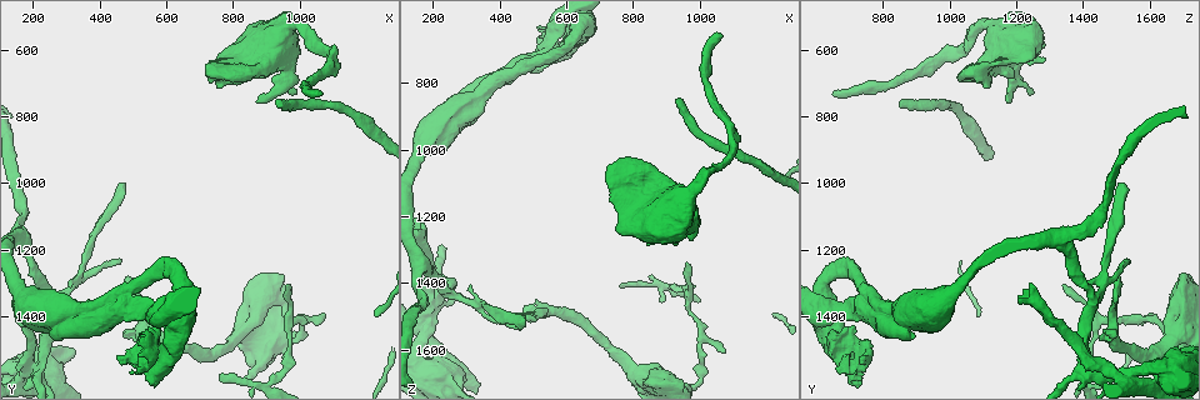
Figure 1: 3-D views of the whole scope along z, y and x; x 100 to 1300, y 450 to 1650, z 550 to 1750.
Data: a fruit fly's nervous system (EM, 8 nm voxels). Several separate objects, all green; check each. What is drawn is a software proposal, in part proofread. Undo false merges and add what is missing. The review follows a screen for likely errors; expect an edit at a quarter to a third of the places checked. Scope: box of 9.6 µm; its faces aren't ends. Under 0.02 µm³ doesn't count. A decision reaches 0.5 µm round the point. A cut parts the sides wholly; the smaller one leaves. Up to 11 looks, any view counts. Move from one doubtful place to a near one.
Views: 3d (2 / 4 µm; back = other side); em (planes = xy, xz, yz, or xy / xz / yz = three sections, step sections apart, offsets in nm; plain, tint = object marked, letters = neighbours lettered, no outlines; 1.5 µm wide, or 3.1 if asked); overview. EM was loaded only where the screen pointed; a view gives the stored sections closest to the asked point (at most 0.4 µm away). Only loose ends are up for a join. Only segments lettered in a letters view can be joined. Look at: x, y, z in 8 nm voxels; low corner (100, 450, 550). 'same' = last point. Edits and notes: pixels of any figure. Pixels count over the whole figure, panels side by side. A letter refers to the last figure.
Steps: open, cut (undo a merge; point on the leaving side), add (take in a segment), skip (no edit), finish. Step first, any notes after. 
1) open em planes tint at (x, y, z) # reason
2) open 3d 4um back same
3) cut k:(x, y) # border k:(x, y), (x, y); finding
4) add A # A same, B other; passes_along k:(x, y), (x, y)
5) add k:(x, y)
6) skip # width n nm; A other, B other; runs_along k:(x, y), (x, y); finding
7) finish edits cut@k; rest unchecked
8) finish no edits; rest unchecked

open 3d 4um back at (940, 760, 850) # long arm stops here

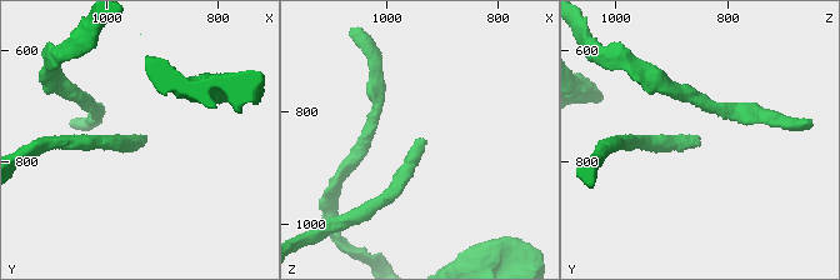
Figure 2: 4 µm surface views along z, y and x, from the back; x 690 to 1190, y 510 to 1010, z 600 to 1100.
open em planes plain at (930, 770, 850) # shape alone is not enough

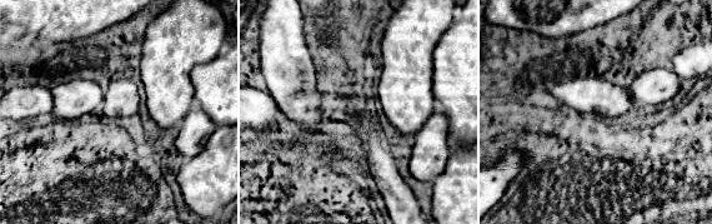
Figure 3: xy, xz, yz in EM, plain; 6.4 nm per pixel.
open em planes letters same

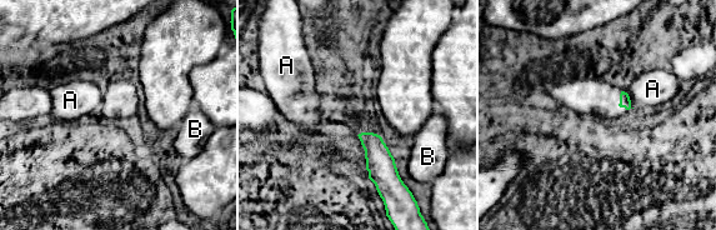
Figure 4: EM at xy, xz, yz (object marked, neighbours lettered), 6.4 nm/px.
skip # longest_contact A 90 nm; A other, B other; border 4:(626, 93), (631, 104); no lettered segment goes on from it

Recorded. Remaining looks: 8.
open 3d 4um back at (1000, 530, 1090) # sudden change in width

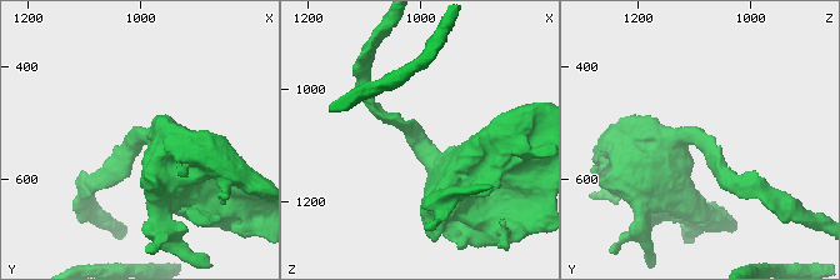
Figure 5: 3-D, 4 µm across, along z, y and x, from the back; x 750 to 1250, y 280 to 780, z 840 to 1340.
open em planes tint at (1005, 525, 1095) # arm_widths 200, 750 nm; need the tissue

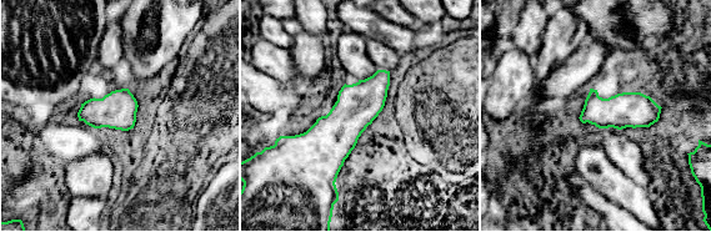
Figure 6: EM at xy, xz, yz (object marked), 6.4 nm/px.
open em planes letters same # what lies round it

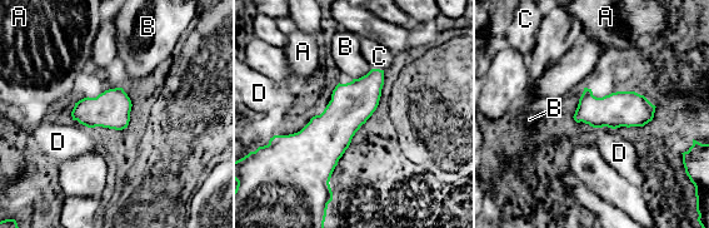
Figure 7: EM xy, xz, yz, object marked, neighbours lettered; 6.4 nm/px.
skip # A other, B other, C other, D other; border 7:(372, 68), (365, 74), (353, 79); continuous, no second neuron

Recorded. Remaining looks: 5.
open em planes letters at (1010, 1460, 1690) # thick turns thin

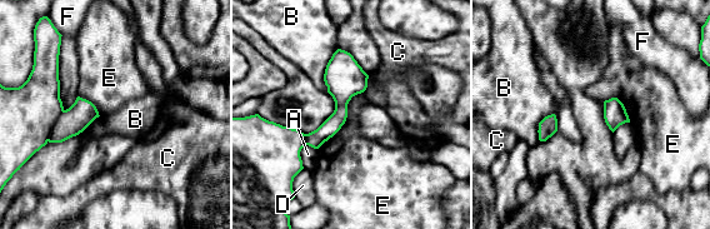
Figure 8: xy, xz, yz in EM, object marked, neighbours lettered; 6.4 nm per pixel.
skip # longest_contact E 460 nm; A other, B other, C other, D other, E other, F other; border 8:(554, 113), (539, 123), (539, 140); continuous, no second neuron

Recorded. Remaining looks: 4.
open 3d 2um at (970, 1310, 1330) # tapers out

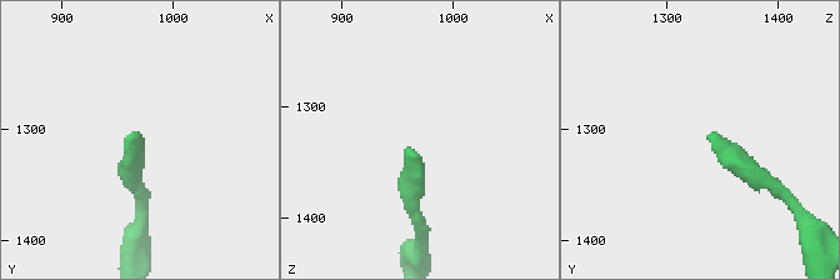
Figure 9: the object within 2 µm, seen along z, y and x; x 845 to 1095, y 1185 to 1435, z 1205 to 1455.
open em yz step 4 tint at (962, 1304, 1340)

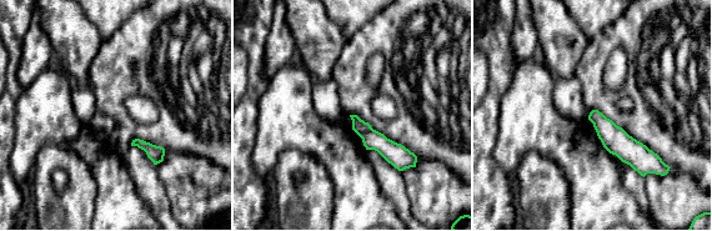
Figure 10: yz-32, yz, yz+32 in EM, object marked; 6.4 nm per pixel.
open em planes letters same # another direction

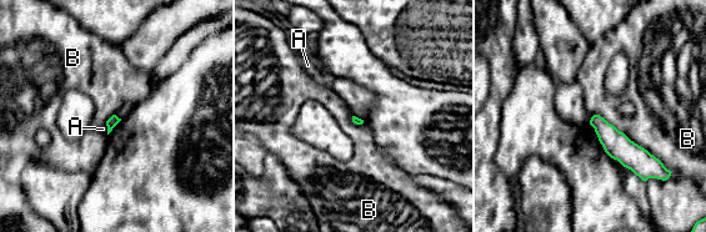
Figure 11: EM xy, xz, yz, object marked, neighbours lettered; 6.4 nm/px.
skip # A other, B other; runs_along 11:(594, 120), (626, 152), (651, 164); no lettered segment goes on from it

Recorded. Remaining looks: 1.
finish no edits; rest unchecked

